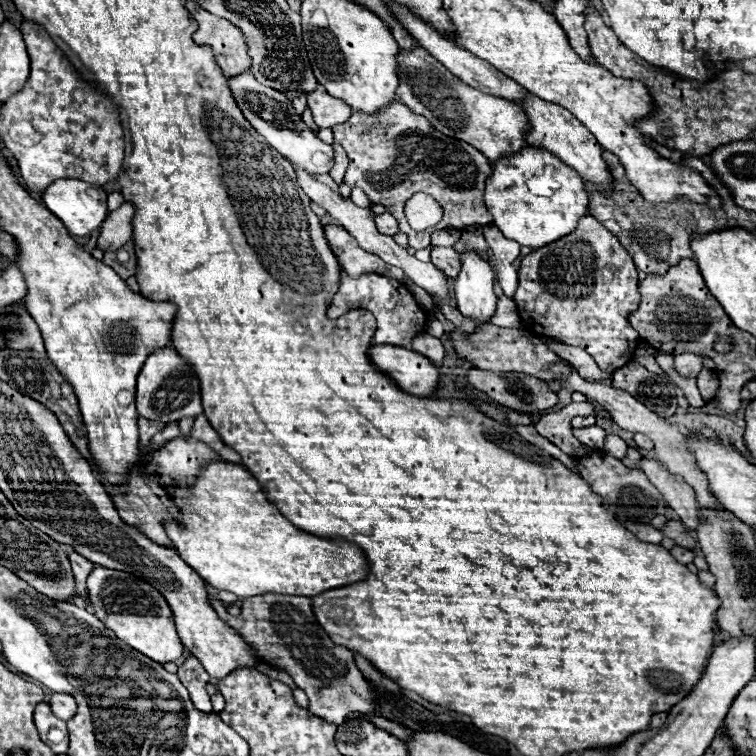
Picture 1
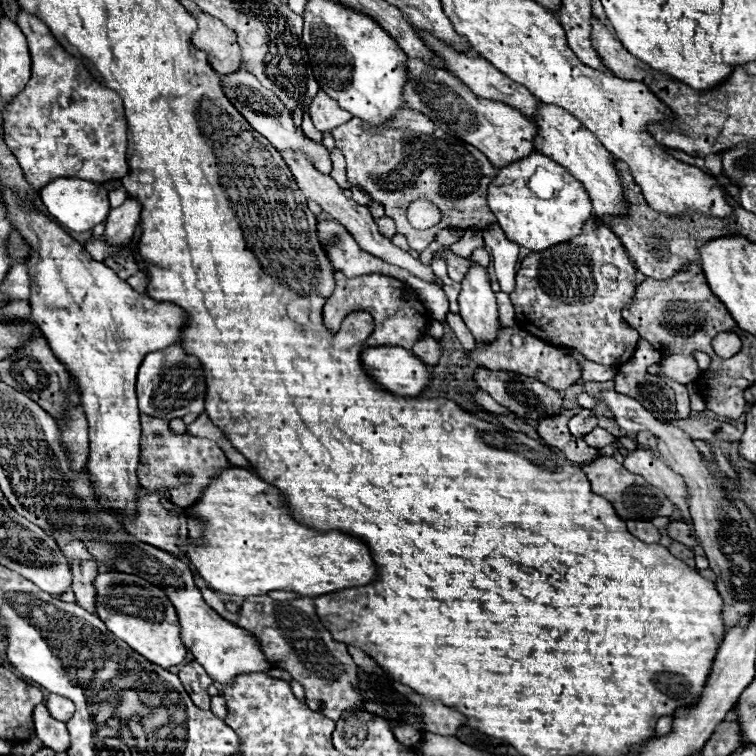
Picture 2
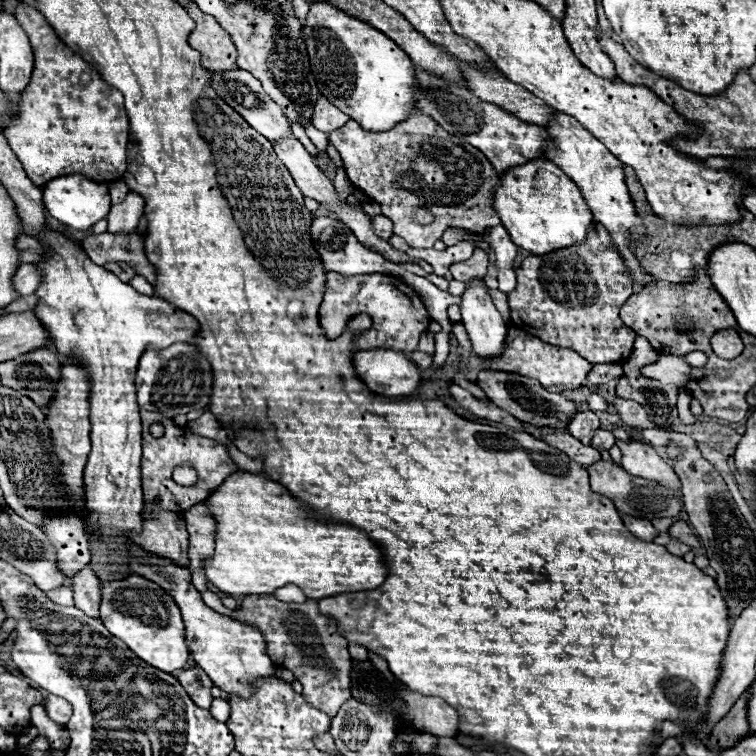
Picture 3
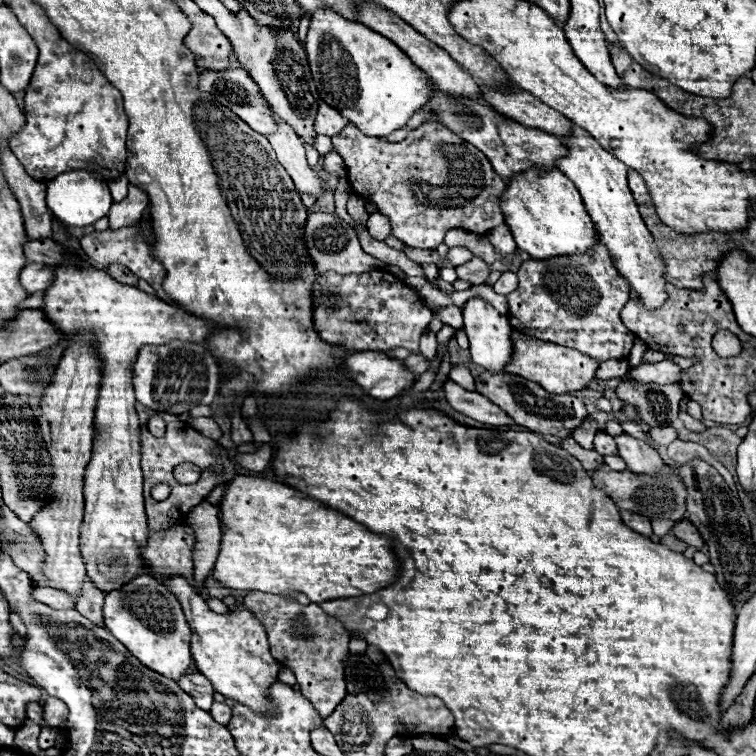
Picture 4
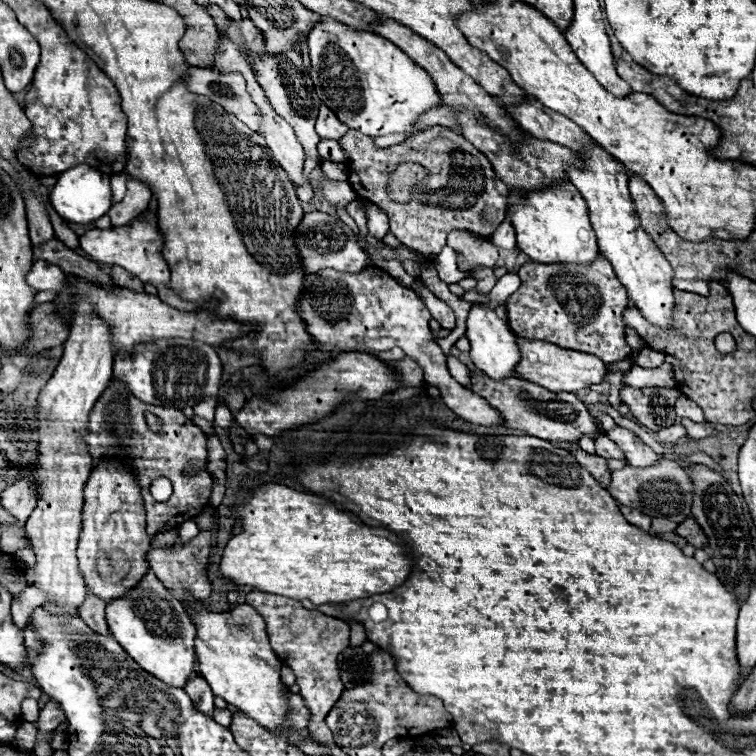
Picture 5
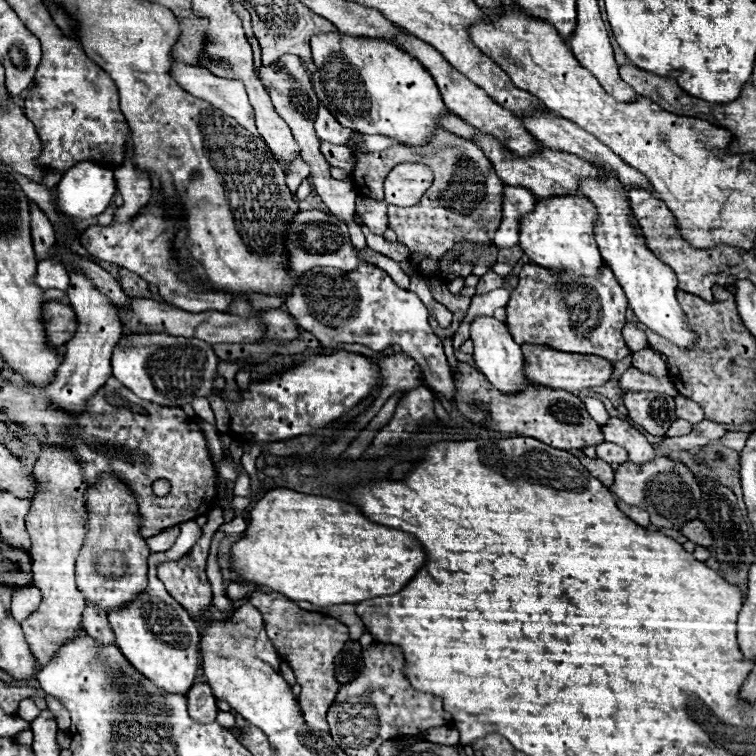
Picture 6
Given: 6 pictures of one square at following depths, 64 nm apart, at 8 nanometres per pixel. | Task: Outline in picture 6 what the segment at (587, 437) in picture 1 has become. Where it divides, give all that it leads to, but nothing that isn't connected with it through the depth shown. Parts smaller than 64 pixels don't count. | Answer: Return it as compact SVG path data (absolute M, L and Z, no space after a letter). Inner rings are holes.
M604 442L602 446L596 448L596 456L598 456L600 460L608 462L608 464L624 464L624 462L628 462L626 450L622 450L622 448L616 446L616 444L608 444L608 442Z

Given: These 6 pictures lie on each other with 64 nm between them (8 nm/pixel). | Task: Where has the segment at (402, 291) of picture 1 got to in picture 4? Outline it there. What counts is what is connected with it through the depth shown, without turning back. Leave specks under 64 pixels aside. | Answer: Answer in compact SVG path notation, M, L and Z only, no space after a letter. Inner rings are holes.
M386 270L366 274L322 272L314 282L312 292L312 322L314 330L328 344L346 346L346 350L380 350L406 348L410 354L420 354L420 336L428 330L434 318L432 310L422 302L416 290L400 282Z

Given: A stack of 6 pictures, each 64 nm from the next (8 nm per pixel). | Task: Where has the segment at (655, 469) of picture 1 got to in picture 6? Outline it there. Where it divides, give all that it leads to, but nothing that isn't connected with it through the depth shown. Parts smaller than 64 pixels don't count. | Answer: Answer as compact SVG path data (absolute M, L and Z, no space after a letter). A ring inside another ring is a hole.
M610 416L608 424L604 424L600 428L602 428L602 434L604 434L606 442L618 444L624 450L628 450L630 462L634 462L634 464L650 462L656 456L652 444L646 440L646 436L634 424L630 424L628 420Z

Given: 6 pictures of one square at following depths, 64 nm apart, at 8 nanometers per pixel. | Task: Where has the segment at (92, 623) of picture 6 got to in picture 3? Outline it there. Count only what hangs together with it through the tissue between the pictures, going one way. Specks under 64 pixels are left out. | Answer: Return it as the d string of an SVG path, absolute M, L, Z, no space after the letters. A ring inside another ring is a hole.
M84 566L76 574L72 590L74 590L76 606L84 614L90 614L90 618L100 618L100 614L98 614L98 606L100 606L100 600L102 600L100 582L98 582L96 574L90 570L90 566Z

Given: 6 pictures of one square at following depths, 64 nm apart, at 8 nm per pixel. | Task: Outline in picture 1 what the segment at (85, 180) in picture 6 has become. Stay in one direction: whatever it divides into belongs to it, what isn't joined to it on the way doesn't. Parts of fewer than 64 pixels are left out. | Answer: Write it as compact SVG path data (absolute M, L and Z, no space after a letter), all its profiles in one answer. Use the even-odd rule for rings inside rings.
M62 178L58 182L52 182L44 190L42 202L58 220L62 220L62 224L68 228L70 234L84 236L84 234L90 234L92 230L100 228L100 224L108 216L106 196L108 194L104 192L102 186L90 186L90 182L74 182L70 178Z

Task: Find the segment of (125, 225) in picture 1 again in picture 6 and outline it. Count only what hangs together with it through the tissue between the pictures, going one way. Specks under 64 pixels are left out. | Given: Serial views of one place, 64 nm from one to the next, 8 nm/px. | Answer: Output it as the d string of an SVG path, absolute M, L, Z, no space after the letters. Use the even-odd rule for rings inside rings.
M124 158L122 166L118 166L118 170L114 170L114 176L116 176L118 192L124 198L124 206L116 208L114 218L124 222L124 220L130 220L132 216L136 216L142 206L146 206L146 202L150 198L150 178L148 178L148 174L138 172L138 168L134 166L134 162L130 158Z

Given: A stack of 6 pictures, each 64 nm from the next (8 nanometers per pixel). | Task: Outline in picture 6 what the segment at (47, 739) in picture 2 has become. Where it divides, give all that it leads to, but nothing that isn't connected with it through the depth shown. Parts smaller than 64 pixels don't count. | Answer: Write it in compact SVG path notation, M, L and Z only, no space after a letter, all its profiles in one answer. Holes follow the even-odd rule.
M26 698L26 700L20 704L20 708L18 708L18 716L24 718L24 720L28 720L28 722L32 722L38 714L40 714L40 710L38 710L36 704L34 704L32 700L28 700L28 698Z

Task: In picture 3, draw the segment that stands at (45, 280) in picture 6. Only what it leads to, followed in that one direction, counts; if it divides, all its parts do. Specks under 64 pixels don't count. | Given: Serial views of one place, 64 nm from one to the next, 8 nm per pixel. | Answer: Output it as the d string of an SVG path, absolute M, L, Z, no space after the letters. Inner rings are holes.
M30 264L30 266L18 266L16 274L14 274L14 288L22 294L22 296L28 296L28 294L34 294L38 290L38 284L42 282L42 274L38 270L38 266Z

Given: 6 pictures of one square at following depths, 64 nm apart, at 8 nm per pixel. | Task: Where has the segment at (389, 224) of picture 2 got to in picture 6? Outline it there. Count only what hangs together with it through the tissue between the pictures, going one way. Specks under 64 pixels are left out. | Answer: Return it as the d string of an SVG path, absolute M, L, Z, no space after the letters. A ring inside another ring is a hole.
M356 198L356 214L362 218L362 224L370 228L372 234L382 236L388 230L386 220L386 202L374 202L372 198Z

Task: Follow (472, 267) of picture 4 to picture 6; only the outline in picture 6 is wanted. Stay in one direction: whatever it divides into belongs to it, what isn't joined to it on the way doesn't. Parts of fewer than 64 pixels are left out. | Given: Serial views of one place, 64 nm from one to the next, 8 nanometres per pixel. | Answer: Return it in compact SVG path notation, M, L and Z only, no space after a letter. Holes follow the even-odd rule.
M488 272L488 274L480 276L480 282L476 286L476 294L486 294L490 290L496 290L498 286L504 286L504 282L506 282L504 276L498 276L494 272Z

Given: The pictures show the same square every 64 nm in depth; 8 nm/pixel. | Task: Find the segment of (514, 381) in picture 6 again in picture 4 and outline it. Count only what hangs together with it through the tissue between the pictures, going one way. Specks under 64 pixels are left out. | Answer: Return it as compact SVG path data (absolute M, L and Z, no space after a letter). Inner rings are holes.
M470 298L464 304L464 330L470 338L470 354L474 364L486 368L490 374L500 374L510 364L512 358L512 326L506 316L498 314L488 302L482 298Z

